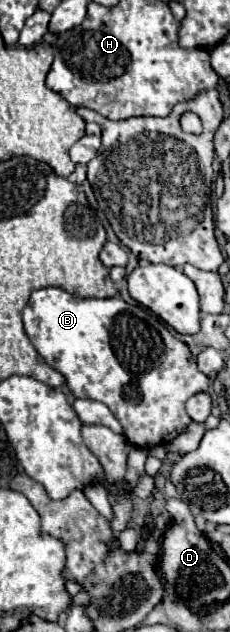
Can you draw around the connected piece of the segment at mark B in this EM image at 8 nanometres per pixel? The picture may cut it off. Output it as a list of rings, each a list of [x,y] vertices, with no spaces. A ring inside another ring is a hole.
[[[45,287],[45,289],[37,289],[31,293],[29,297],[29,303],[27,307],[23,309],[23,325],[25,325],[25,333],[29,337],[29,341],[33,343],[33,347],[37,349],[37,353],[45,359],[47,365],[51,365],[53,369],[57,369],[65,379],[67,379],[67,385],[69,389],[73,391],[75,397],[89,397],[89,399],[97,399],[101,403],[105,403],[111,413],[119,419],[119,423],[123,425],[125,429],[125,437],[131,445],[135,447],[141,447],[141,449],[151,449],[155,445],[165,445],[169,443],[171,439],[175,439],[179,433],[183,433],[187,429],[187,425],[191,423],[191,419],[187,417],[185,413],[185,401],[189,397],[193,397],[195,393],[201,393],[201,391],[209,391],[209,379],[195,367],[193,359],[191,359],[191,353],[189,353],[189,347],[187,347],[187,355],[185,355],[185,343],[175,339],[167,325],[153,313],[149,311],[147,307],[141,307],[141,305],[129,305],[125,303],[121,297],[111,297],[111,299],[79,299],[77,295],[71,295],[59,287]]]

